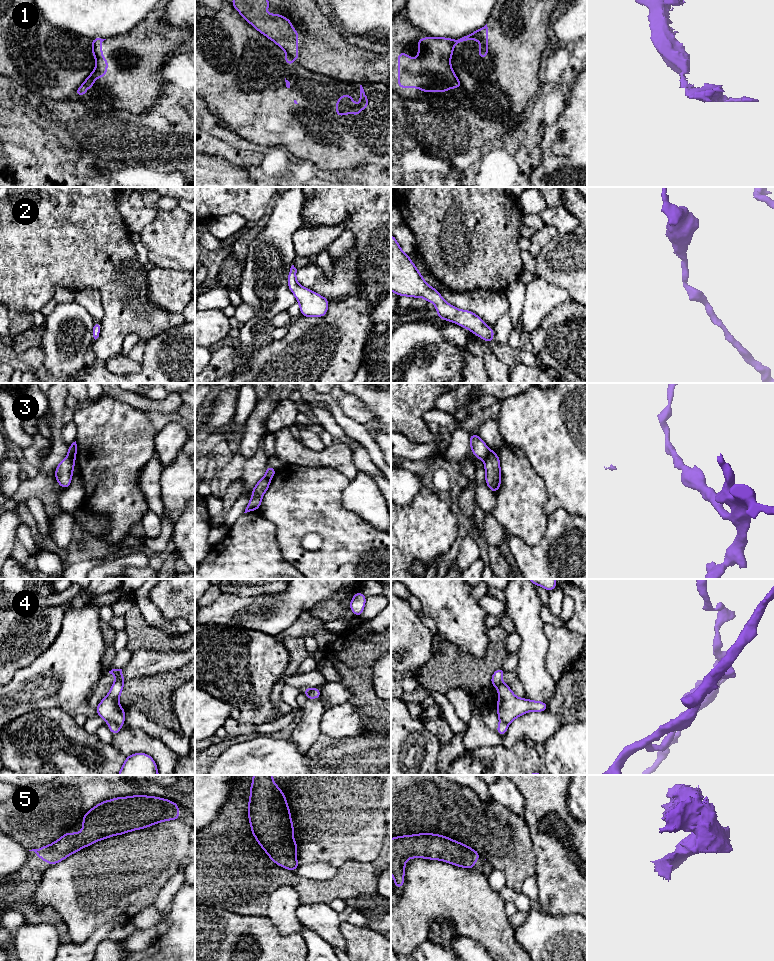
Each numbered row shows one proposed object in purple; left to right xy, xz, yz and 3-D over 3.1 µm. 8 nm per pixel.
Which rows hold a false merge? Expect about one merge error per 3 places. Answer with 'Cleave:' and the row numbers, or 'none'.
Cleave: 1, 3, 4

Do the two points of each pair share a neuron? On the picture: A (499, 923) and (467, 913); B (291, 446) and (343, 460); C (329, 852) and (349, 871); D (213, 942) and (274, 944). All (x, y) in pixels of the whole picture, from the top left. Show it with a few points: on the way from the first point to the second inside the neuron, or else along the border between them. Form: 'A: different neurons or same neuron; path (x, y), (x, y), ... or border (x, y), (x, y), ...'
A: same neuron; path (491, 923), (487, 923), (475, 913)
B: same neuron; path (304, 456), (309, 458), (330, 458)
C: different neurons; border (365, 862), (350, 860), (338, 868)
D: same neuron; path (228, 942), (238, 941), (241, 944), (259, 944)

